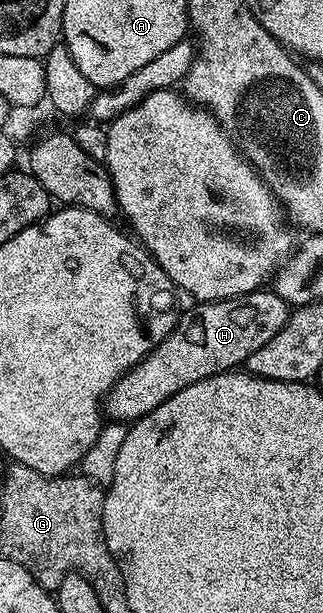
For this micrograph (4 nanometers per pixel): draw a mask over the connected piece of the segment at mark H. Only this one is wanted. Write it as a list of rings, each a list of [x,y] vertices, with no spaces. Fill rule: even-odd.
[[[263,287],[252,291],[248,295],[240,295],[232,299],[224,299],[223,301],[207,301],[198,303],[193,306],[195,309],[190,309],[186,314],[177,318],[174,330],[170,332],[163,341],[156,345],[142,362],[136,367],[132,367],[116,384],[110,388],[110,393],[104,402],[104,413],[111,422],[133,423],[138,421],[144,415],[148,415],[148,411],[156,411],[156,407],[160,407],[160,403],[164,403],[164,399],[172,399],[172,395],[176,395],[176,391],[184,391],[184,387],[192,387],[192,383],[196,383],[200,379],[208,379],[217,373],[229,373],[237,370],[239,367],[245,366],[248,355],[252,355],[252,351],[260,351],[260,347],[264,347],[264,343],[268,343],[268,339],[273,339],[280,332],[280,327],[284,327],[284,323],[288,323],[292,307],[284,299],[280,299],[280,295],[274,293],[273,288]]]

